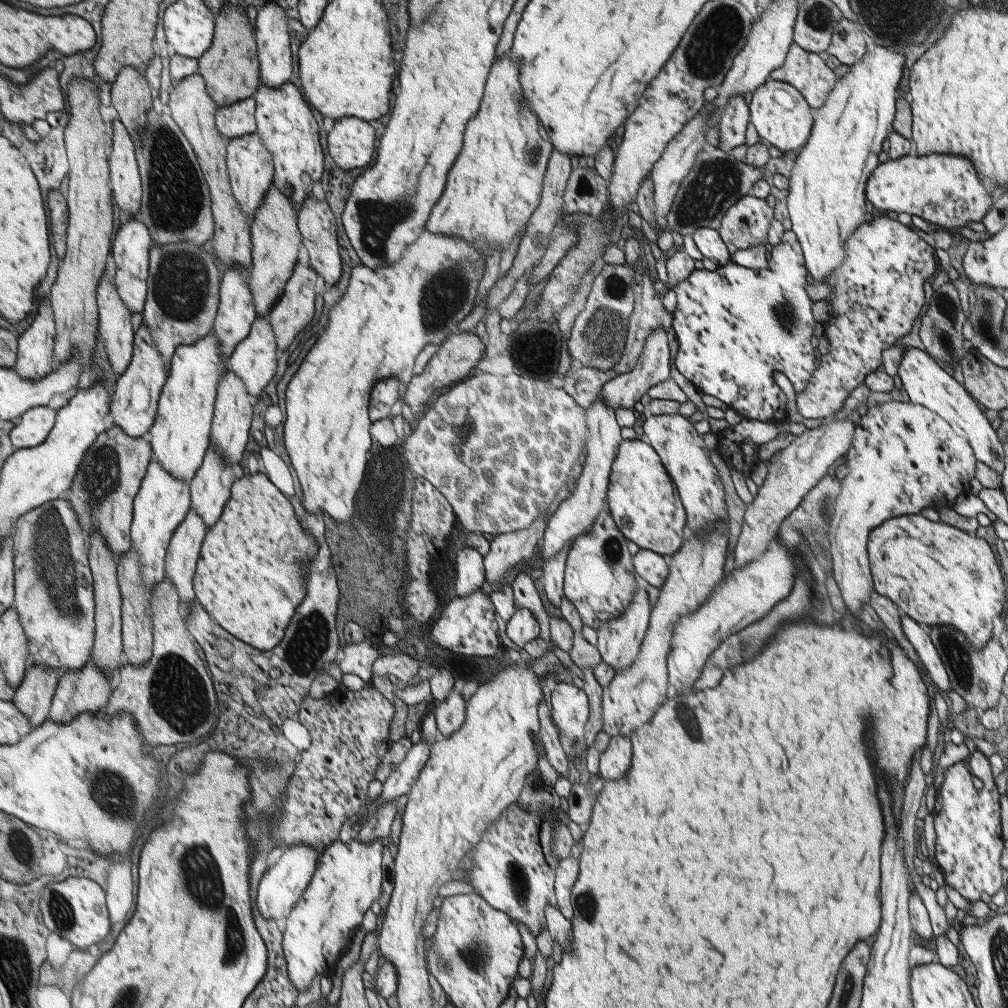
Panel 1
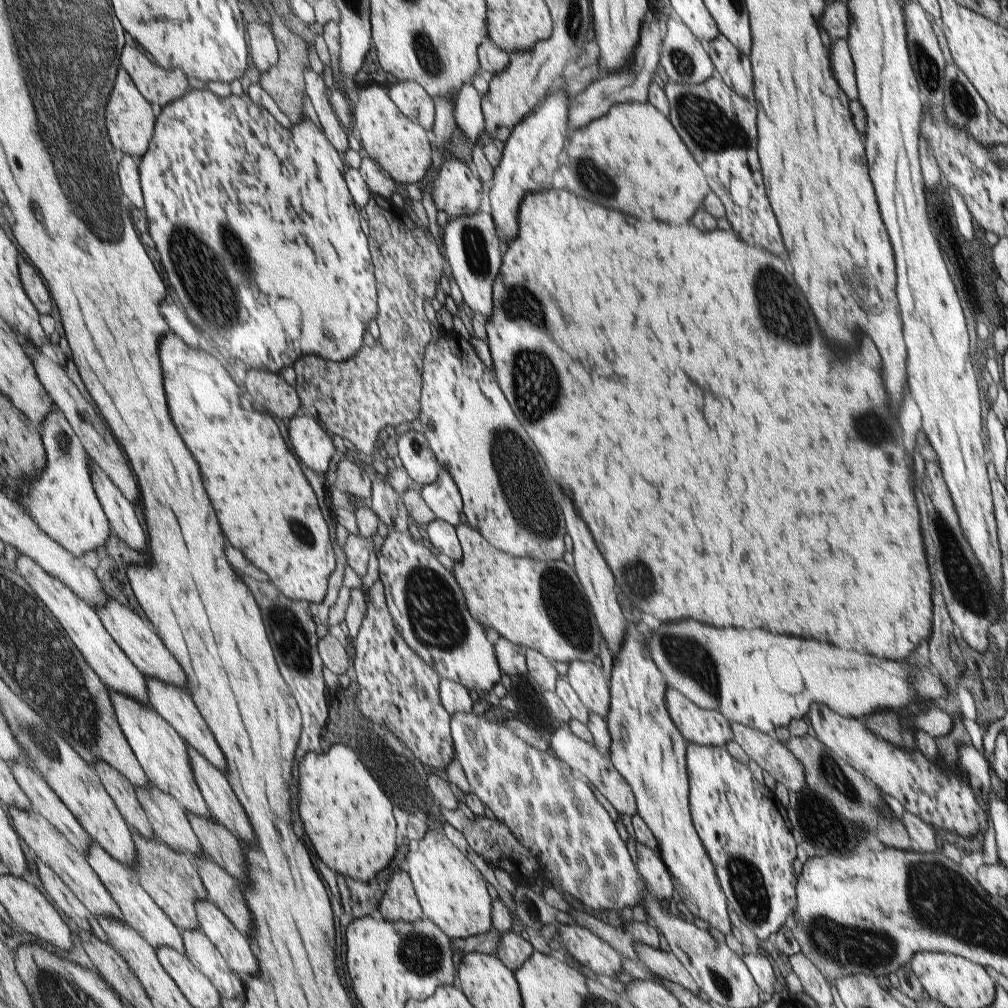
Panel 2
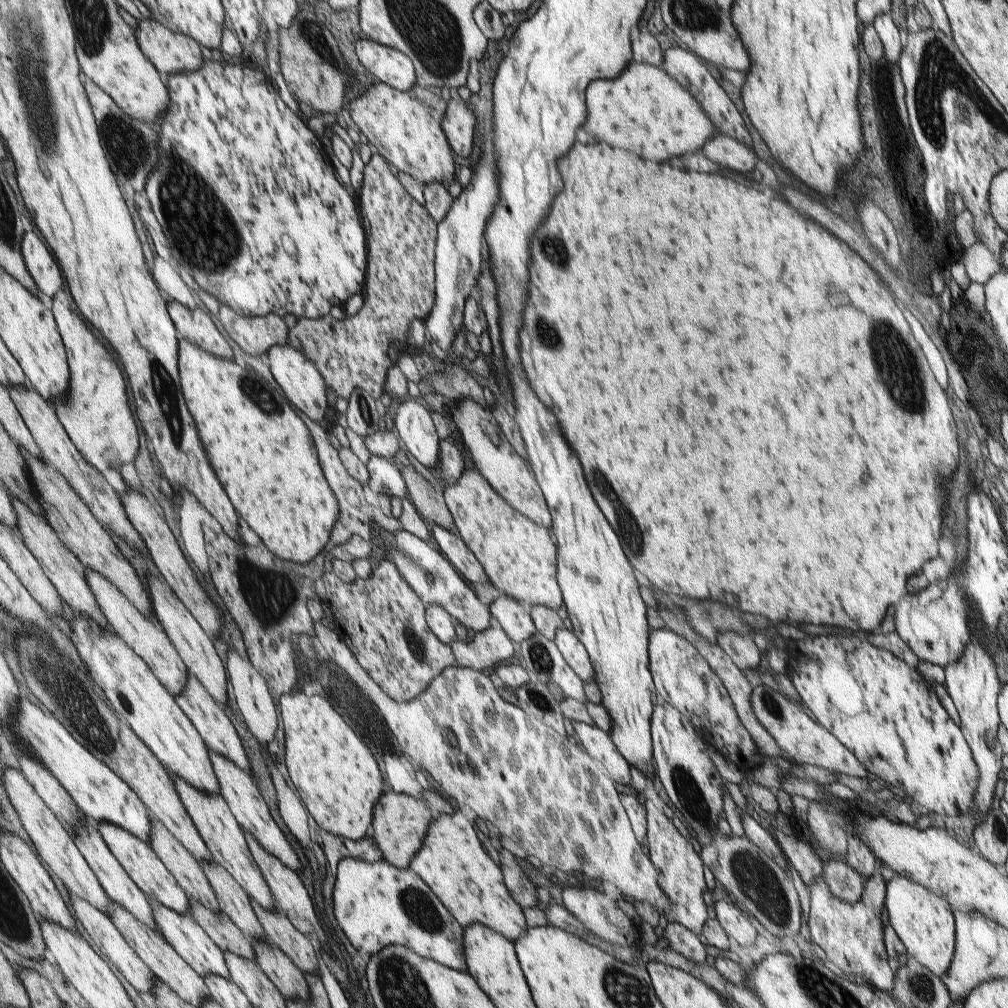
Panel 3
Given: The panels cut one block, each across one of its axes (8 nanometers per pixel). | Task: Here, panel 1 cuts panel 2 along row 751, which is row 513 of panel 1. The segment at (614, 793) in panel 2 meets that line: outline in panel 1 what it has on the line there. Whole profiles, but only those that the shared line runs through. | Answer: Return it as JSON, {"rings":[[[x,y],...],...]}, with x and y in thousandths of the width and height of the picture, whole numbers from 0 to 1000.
{"rings":[[[588,396],[586,402],[579,407],[584,427],[580,464],[576,467],[576,474],[572,476],[568,487],[563,492],[559,493],[550,508],[543,513],[538,534],[539,545],[536,548],[538,556],[548,554],[559,540],[566,538],[586,526],[586,521],[592,510],[601,506],[601,487],[604,469],[606,469],[606,459],[610,456],[614,438],[617,438],[615,424],[610,419],[608,405],[600,402],[596,396]]]}

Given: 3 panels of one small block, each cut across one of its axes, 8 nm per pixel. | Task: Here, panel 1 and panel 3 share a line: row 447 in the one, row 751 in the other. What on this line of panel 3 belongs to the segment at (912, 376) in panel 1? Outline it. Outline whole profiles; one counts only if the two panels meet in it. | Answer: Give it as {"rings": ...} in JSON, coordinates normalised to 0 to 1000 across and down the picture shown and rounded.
{"rings":[[[965,635],[957,641],[953,651],[947,657],[935,663],[938,673],[935,682],[949,704],[953,728],[963,744],[967,760],[969,760],[969,774],[966,776],[969,780],[965,784],[965,800],[971,806],[971,810],[976,810],[979,803],[982,802],[981,796],[985,790],[985,780],[987,780],[989,768],[993,764],[993,756],[991,756],[993,740],[991,740],[991,735],[987,734],[987,724],[992,717],[989,706],[991,677],[987,671],[987,661],[973,640],[972,637]]]}

